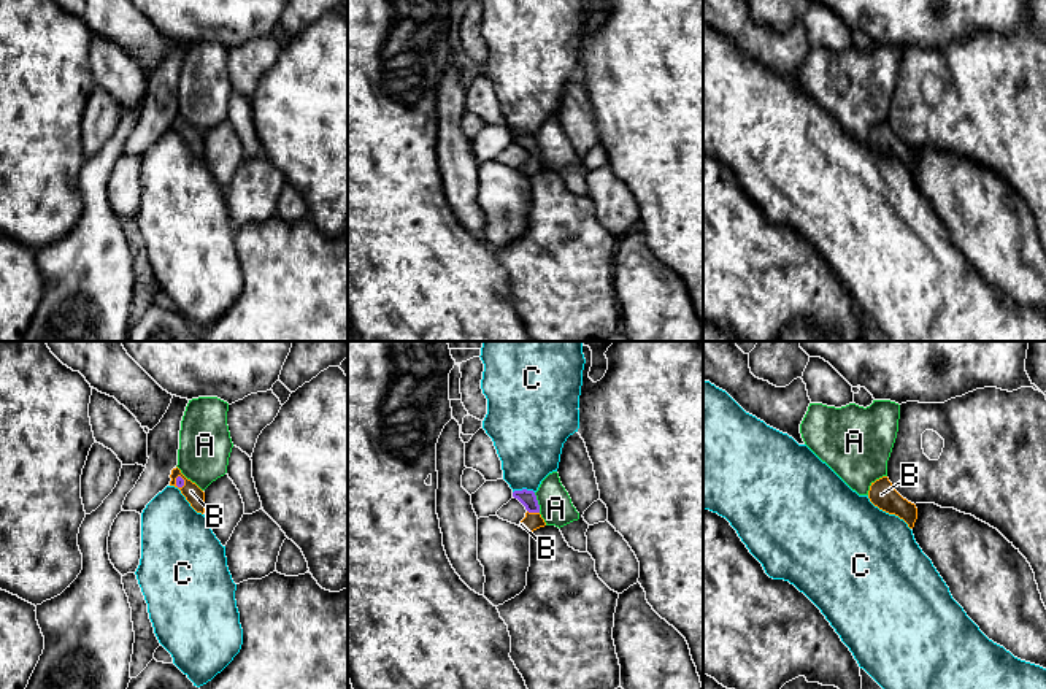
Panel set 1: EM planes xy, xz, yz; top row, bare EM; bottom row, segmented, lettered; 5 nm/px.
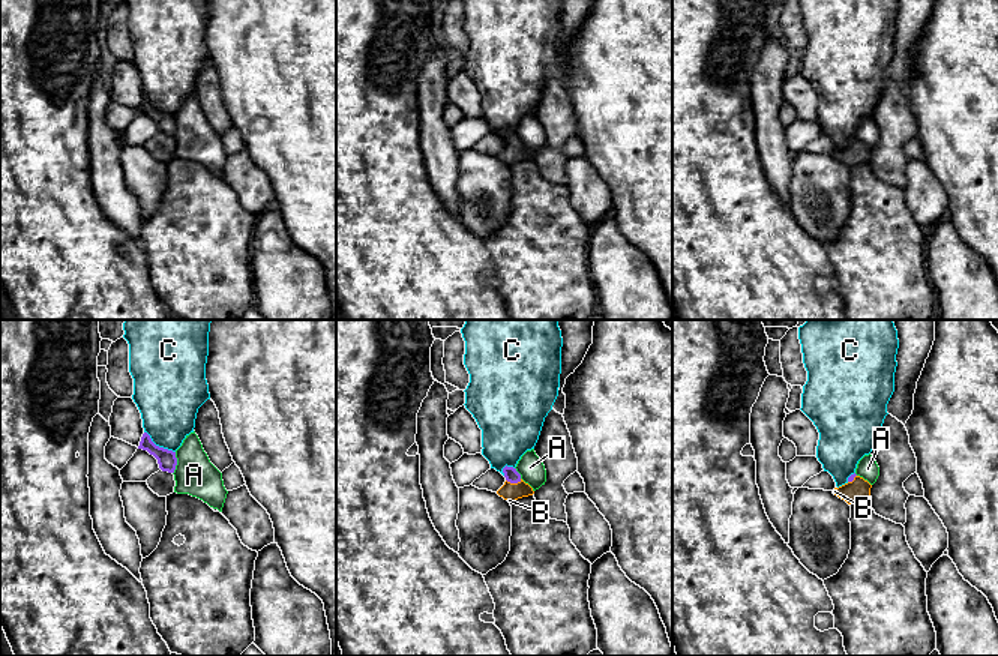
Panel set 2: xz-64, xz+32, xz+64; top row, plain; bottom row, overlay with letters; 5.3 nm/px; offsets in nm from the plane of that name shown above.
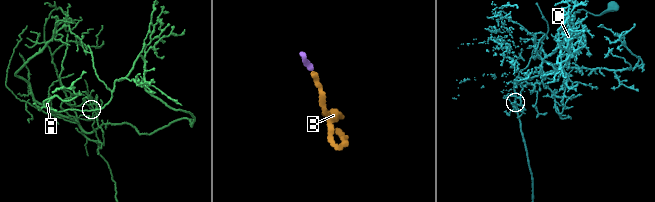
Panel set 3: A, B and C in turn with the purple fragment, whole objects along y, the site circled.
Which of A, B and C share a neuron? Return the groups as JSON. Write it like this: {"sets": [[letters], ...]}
{"sets": [["A"], ["B"], ["C"]]}

